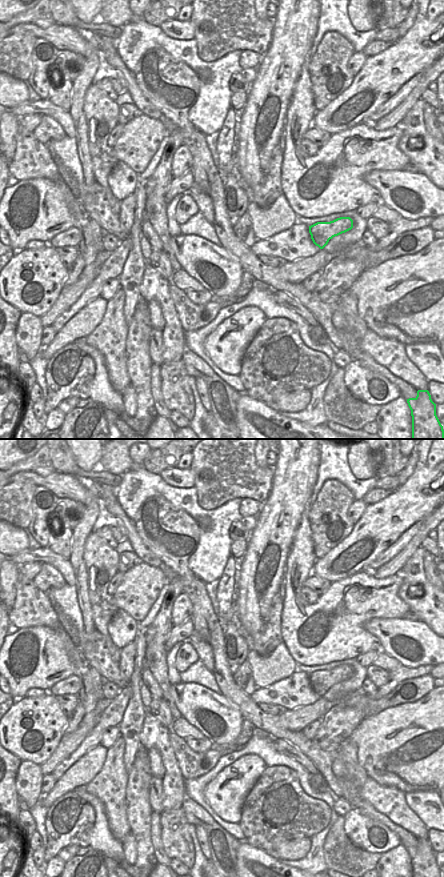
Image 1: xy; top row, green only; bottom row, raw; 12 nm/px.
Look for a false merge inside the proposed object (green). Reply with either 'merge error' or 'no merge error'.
merge error

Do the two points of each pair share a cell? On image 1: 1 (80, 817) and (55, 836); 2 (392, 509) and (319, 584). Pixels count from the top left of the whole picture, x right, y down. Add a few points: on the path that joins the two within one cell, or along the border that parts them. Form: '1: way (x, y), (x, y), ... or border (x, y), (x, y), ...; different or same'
1: way (74, 818), (61, 830); same
2: border (313, 574), (331, 582); different

